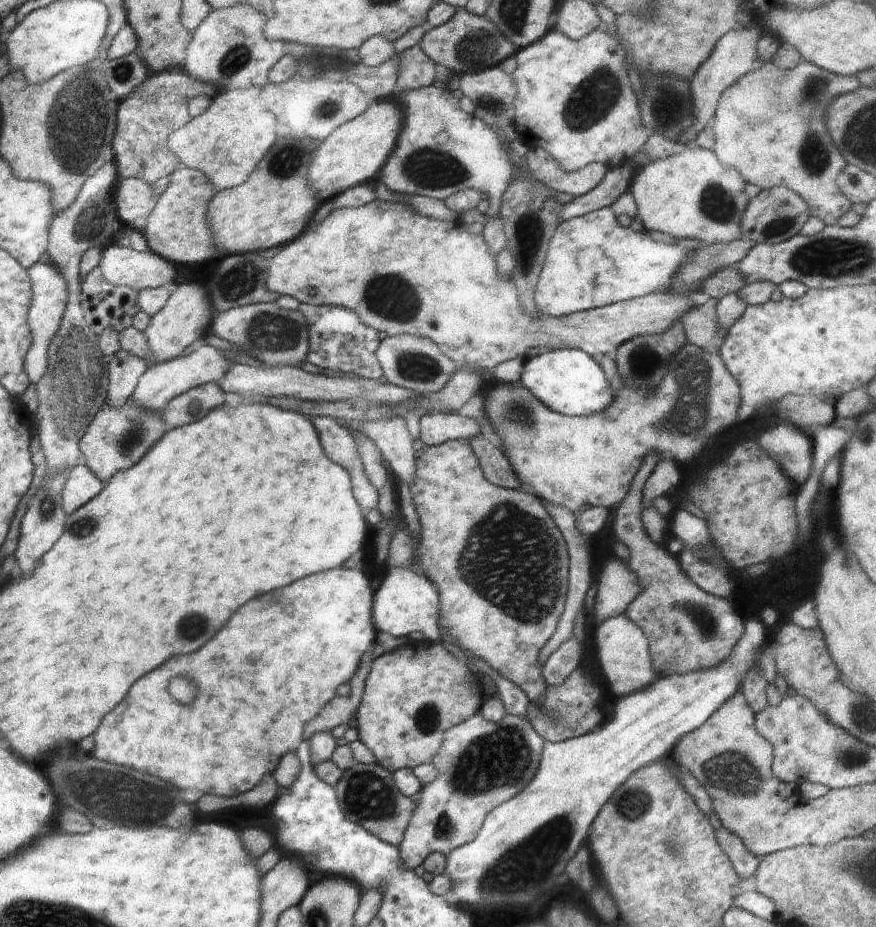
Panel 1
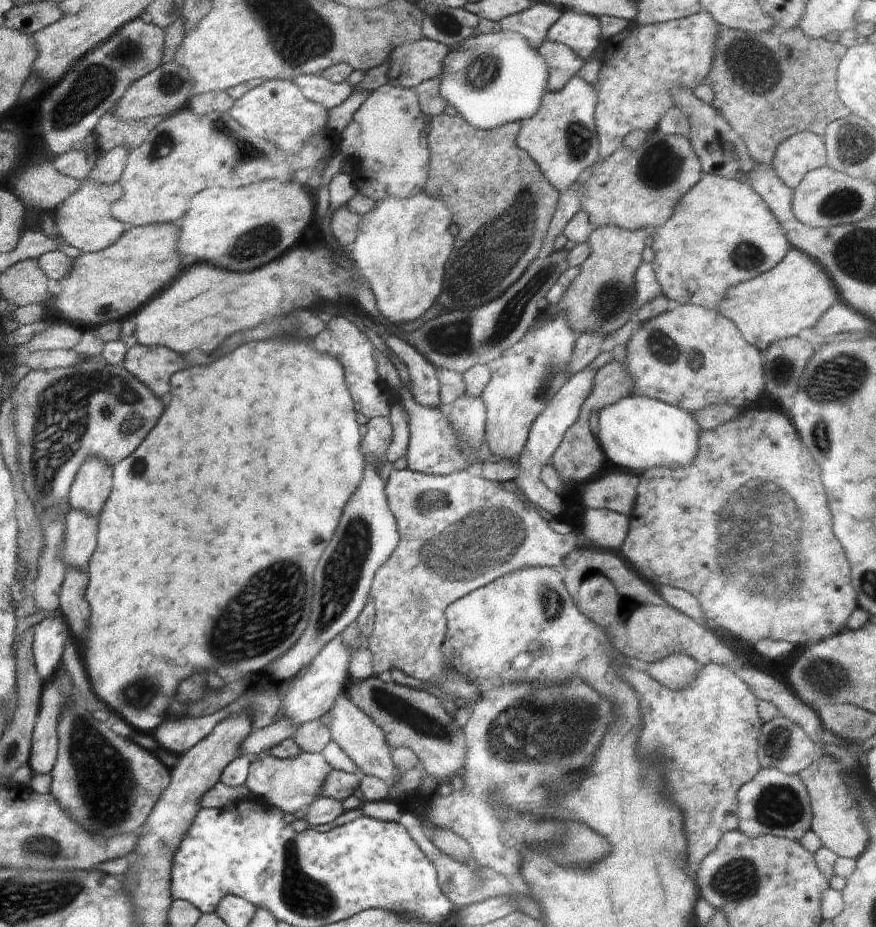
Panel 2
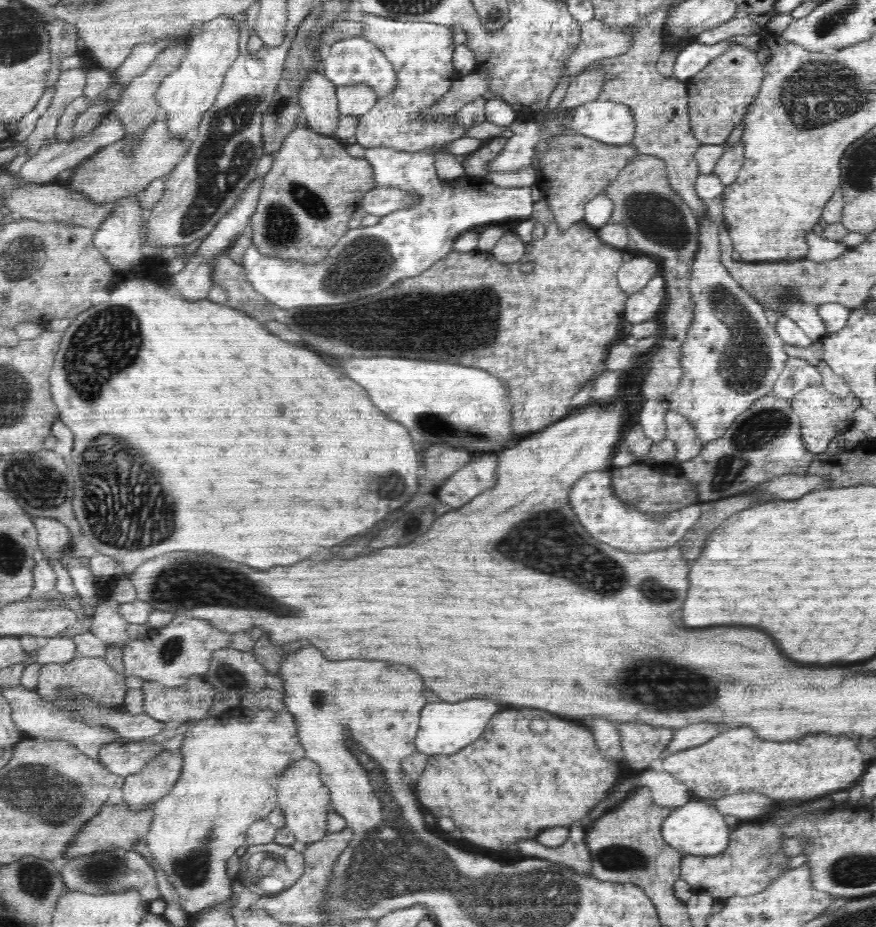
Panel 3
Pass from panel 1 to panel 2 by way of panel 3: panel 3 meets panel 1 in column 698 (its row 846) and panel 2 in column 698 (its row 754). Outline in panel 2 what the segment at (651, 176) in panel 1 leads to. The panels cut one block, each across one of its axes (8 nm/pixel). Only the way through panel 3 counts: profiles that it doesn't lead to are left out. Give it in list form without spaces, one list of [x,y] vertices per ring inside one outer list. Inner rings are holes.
[[[707,173],[702,174],[701,180],[676,204],[668,222],[658,226],[650,235],[652,247],[648,258],[660,284],[661,293],[680,305],[692,304],[708,309],[720,308],[726,296],[724,292],[730,286],[748,282],[754,276],[775,268],[792,247],[780,222],[750,184]]]

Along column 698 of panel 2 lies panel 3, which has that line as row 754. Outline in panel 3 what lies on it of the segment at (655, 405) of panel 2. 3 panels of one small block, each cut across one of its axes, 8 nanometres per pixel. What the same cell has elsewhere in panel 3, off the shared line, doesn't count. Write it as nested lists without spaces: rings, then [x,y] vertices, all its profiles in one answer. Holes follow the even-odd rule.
[[[468,698],[464,702],[434,702],[424,706],[420,714],[420,730],[416,736],[416,750],[428,756],[456,754],[478,740],[486,729],[486,722],[500,710],[500,704],[488,698]]]

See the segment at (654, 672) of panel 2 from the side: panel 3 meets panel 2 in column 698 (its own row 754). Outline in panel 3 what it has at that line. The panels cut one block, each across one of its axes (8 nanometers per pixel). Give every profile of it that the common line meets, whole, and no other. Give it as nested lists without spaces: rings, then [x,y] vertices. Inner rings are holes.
[[[700,722],[700,724],[686,726],[686,728],[674,729],[672,740],[670,740],[661,759],[701,746],[724,730],[726,730],[724,724],[710,724],[710,722]]]

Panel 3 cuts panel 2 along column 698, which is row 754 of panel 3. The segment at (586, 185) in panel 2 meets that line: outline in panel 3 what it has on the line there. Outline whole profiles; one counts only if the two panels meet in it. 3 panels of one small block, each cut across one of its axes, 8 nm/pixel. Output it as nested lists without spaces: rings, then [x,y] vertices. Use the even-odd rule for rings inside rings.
[[[180,749],[165,750],[140,772],[125,776],[121,789],[127,807],[132,811],[144,810],[159,801],[175,785],[183,765]]]

